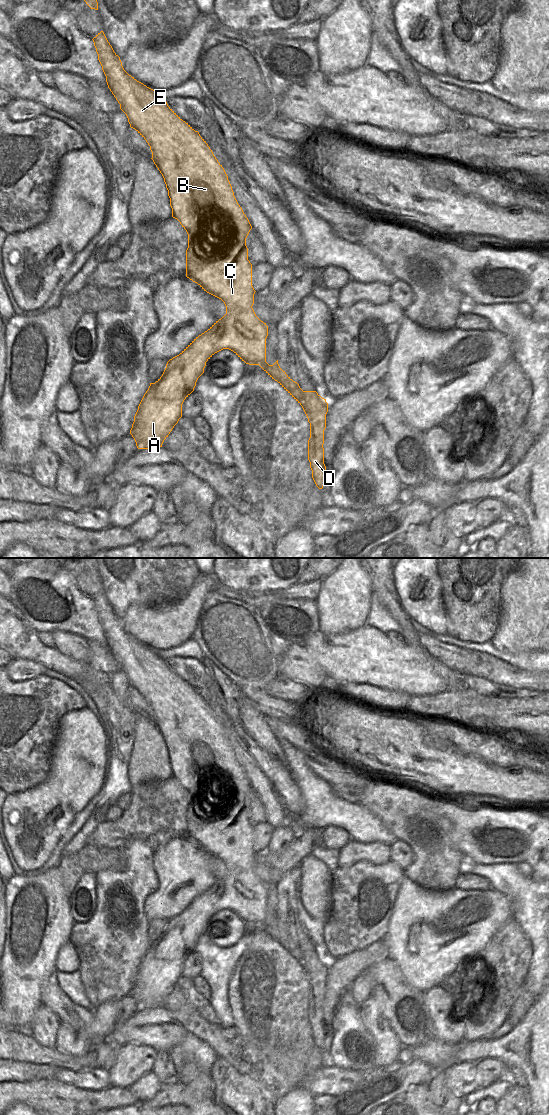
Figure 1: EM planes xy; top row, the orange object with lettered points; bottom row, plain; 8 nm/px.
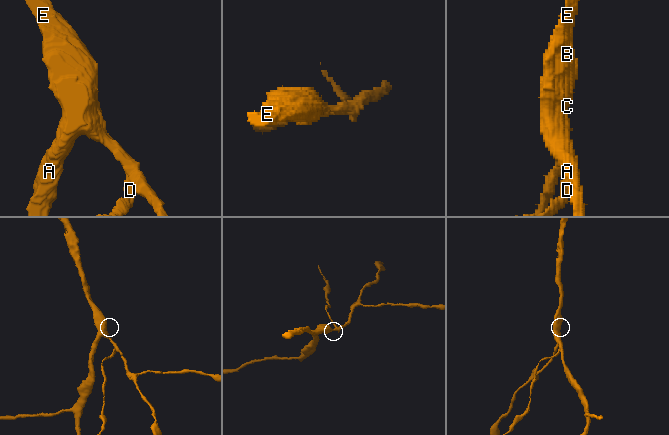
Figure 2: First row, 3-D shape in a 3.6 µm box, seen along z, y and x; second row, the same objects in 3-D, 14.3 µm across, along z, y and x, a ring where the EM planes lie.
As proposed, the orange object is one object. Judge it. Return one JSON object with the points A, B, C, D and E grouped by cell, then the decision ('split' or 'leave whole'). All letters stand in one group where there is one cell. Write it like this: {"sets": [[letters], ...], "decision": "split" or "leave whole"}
{"sets": [["A", "B", "C", "E"], ["D"]], "decision": "split"}

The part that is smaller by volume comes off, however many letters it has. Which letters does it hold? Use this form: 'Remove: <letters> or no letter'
Remove: D.

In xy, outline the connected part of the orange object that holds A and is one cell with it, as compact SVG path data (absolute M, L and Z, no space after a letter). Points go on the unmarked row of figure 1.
M103 591L92 600L106 636L108 648L120 664L120 669L126 674L130 687L135 689L150 706L151 719L162 734L168 750L172 777L180 782L188 794L186 837L197 843L207 853L221 859L226 866L226 874L207 891L196 897L179 915L170 919L162 936L155 943L150 943L138 966L130 990L137 1008L162 1007L164 1000L182 977L182 964L194 951L198 938L204 933L206 922L215 913L223 909L233 911L246 924L259 925L302 966L309 983L321 981L323 985L326 985L326 974L328 972L326 959L322 958L316 951L303 951L299 944L280 928L278 920L273 925L266 922L268 886L256 876L252 868L256 851L252 846L252 824L248 820L248 808L246 806L246 798L252 786L234 756L224 728L198 691L195 691L188 683L183 681L153 649L137 641L124 630L120 617L114 612Z

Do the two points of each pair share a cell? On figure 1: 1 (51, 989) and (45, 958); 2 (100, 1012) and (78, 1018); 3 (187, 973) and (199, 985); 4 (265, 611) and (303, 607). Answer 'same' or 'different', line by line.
1: different
2: different
3: different
4: same

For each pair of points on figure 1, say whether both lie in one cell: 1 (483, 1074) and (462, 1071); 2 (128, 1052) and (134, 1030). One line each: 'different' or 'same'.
1: different
2: different

